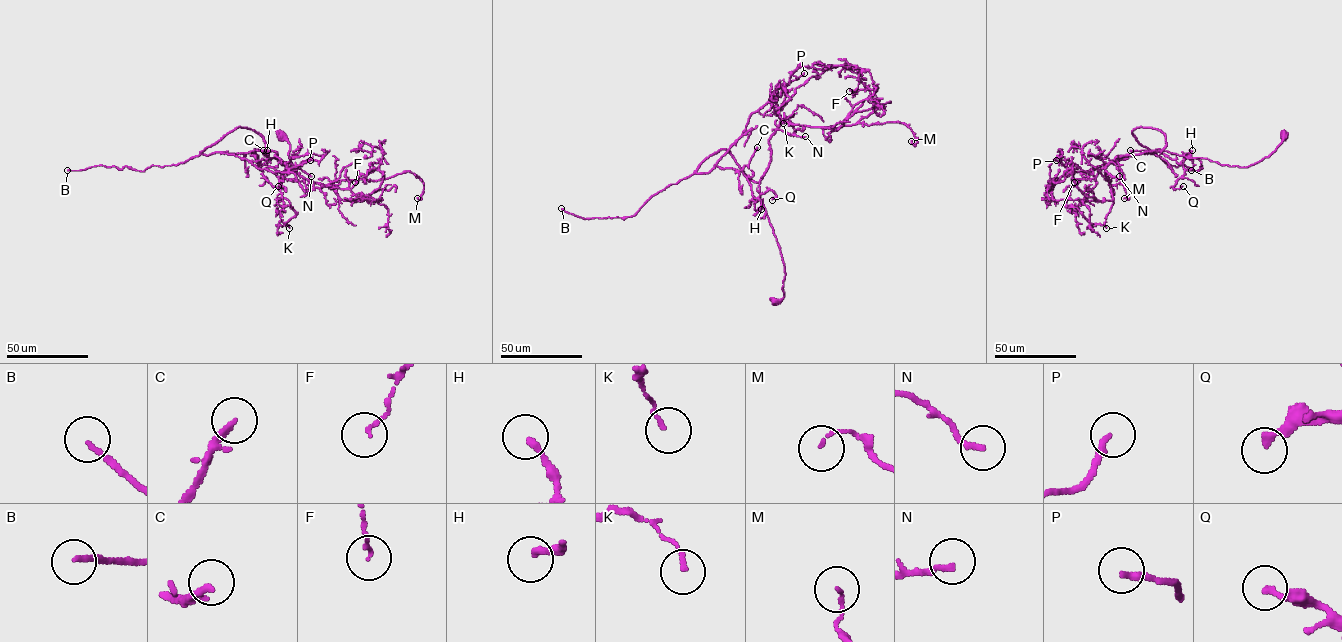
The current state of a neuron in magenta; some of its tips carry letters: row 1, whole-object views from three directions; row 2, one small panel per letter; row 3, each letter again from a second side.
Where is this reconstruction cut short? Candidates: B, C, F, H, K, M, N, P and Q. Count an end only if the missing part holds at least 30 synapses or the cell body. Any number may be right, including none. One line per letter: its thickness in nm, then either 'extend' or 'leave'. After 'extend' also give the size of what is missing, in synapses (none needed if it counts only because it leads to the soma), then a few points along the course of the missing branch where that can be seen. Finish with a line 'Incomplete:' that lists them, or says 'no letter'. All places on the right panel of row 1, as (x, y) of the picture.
B: calibre 180 nm; extend; 120 synapses; course (1191, 170), (1178, 169), (1149, 156), (1138, 167), (1118, 172), (1099, 184), (1081, 191), (1060, 193), (1055, 204)
C: calibre 150 nm; extend; 60 synapses; course (1130, 150), (1114, 155), (1106, 150), (1105, 142)
F: calibre 110 nm; leave
H: calibre 200 nm; leave
K: calibre 130 nm; leave
M: calibre 100 nm; leave
N: calibre 200 nm; leave
P: calibre 200 nm; leave
Q: calibre 220 nm; leave
Incomplete: B, C

